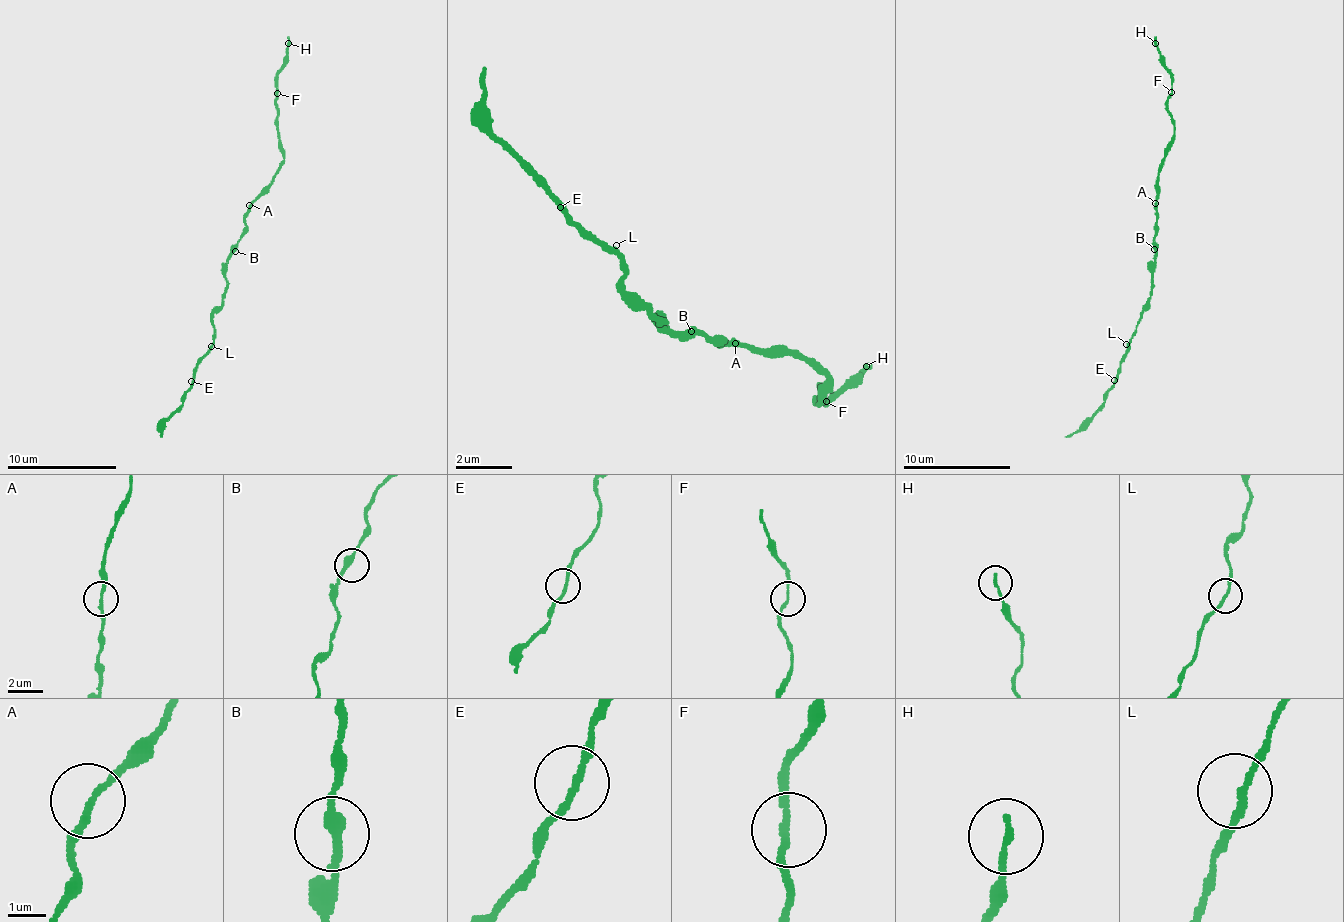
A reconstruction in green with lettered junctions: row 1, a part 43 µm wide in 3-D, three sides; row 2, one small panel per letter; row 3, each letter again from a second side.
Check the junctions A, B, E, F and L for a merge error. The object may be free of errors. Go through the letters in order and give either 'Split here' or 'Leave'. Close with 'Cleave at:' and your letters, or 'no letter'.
A: Leave
B: Leave
E: Leave
F: Leave
L: Leave
Cleave at: no letter

